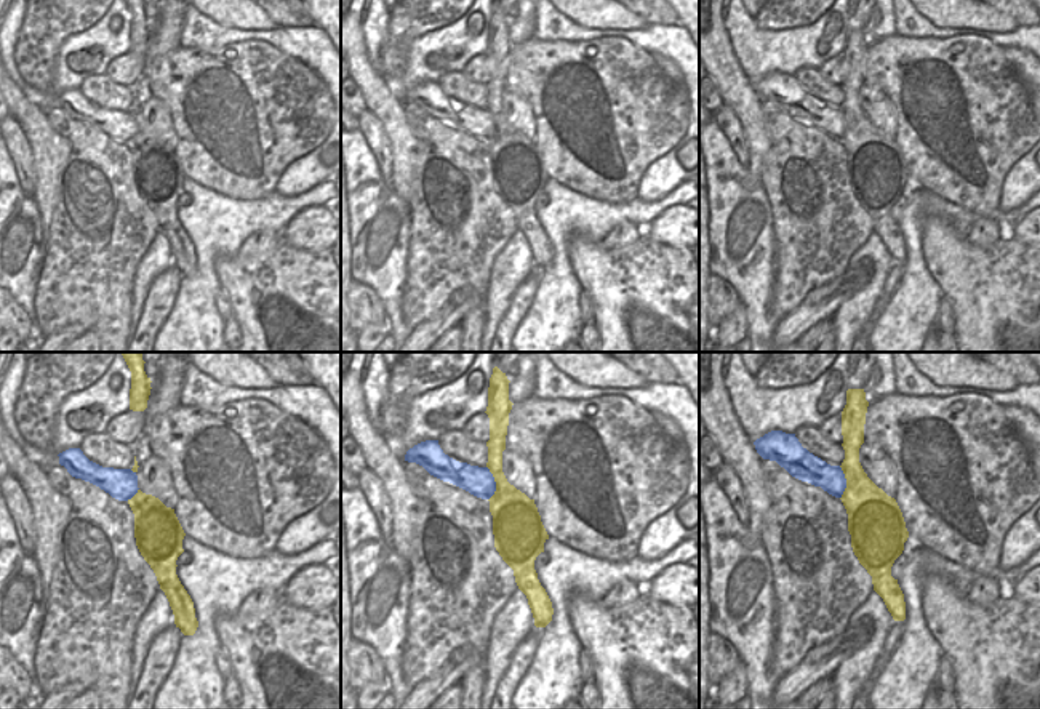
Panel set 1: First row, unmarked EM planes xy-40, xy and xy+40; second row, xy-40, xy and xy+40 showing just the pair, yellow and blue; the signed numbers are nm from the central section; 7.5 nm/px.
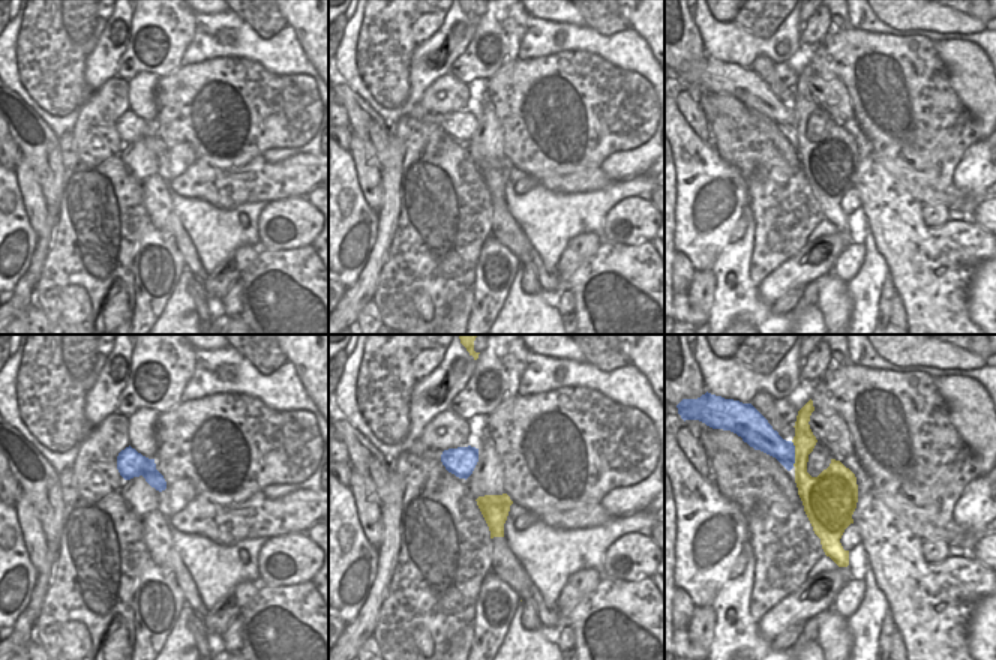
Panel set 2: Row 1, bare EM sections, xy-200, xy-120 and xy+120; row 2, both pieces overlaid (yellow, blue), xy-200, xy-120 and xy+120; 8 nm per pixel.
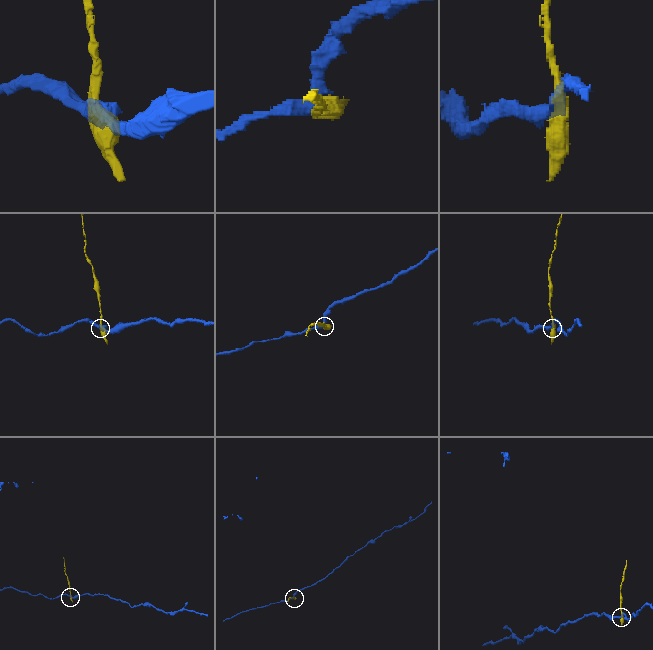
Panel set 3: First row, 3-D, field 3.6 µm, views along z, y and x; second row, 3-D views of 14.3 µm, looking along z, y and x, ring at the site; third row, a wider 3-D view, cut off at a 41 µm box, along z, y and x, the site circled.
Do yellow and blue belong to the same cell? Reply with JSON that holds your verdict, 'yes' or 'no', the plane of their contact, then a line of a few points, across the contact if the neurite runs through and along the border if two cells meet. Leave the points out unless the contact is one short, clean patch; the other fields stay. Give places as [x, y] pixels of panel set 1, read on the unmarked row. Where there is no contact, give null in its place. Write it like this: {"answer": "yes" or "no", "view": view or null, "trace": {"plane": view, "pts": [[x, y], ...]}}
{"answer": "no", "view": "xy", "trace": {"plane": "xy", "pts": [[487, 108], [495, 124], [495, 135], [488, 141]]}}

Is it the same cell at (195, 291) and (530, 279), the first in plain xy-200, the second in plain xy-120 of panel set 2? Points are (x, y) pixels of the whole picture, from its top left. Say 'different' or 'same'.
same

